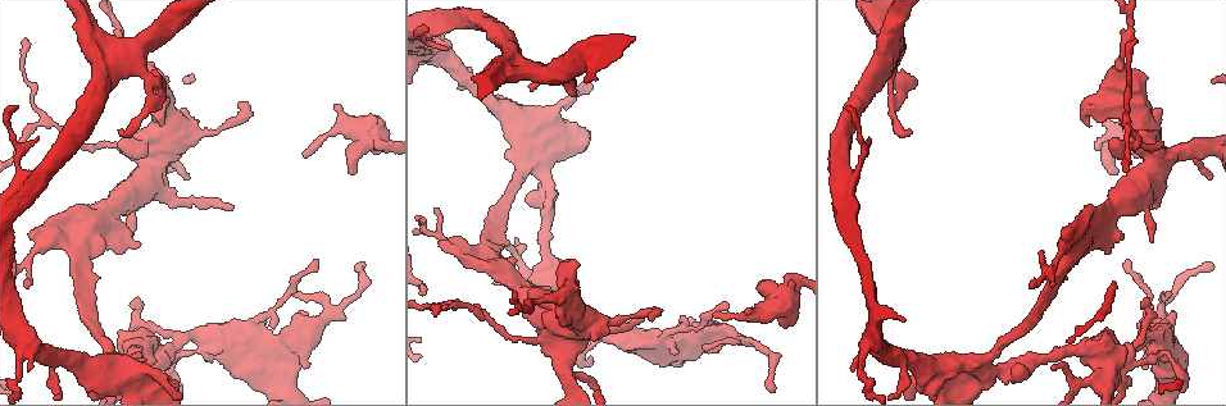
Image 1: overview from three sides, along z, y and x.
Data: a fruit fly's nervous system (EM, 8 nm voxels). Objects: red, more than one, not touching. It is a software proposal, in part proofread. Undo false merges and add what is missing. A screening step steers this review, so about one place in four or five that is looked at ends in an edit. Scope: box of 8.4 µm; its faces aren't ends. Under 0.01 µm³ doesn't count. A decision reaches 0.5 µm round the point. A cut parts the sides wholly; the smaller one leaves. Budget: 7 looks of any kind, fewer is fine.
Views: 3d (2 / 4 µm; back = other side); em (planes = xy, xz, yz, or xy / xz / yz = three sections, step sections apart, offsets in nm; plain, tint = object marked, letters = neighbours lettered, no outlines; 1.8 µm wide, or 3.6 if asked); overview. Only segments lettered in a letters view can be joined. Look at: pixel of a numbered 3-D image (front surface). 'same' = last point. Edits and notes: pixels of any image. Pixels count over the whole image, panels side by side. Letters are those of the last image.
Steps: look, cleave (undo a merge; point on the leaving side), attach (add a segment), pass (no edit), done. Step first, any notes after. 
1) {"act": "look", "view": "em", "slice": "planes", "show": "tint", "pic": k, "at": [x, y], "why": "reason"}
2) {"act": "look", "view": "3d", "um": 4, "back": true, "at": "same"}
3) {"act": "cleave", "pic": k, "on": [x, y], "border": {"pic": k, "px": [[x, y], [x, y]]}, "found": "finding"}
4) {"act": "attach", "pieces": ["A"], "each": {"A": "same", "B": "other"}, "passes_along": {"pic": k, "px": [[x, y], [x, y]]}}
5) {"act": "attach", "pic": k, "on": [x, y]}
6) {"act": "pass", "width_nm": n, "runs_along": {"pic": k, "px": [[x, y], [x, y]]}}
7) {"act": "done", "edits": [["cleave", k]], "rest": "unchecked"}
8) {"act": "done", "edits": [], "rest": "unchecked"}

{"act": "look", "view": "em", "slice": "planes", "show": "letters", "pic": 1, "at": [27, 341], "why": "sharp bend"}

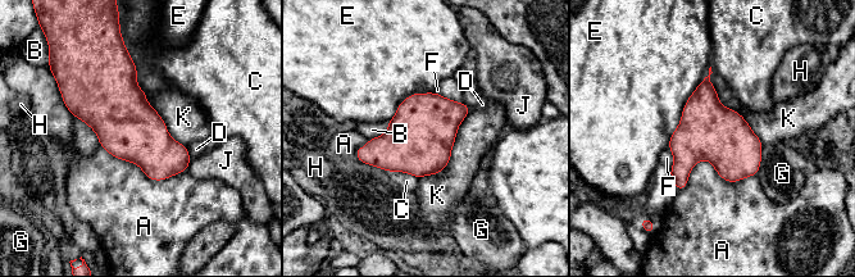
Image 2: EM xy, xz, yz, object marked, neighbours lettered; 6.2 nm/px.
{"act": "pass", "each": {"A": "other", "B": "other", "C": "other", "D": "other", "E": "other", "F": "other", "G": "other", "H": "other", "J": "other", "K": "other"}, "border": {"pic": 2, "px": [[471, 109], [449, 163], [419, 178]]}, "found": "continuous, no second neuron"}

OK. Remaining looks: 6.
{"act": "look", "view": "3d", "um": 4, "pic": 1, "at": [890, 83], "why": "a narrow waist"}

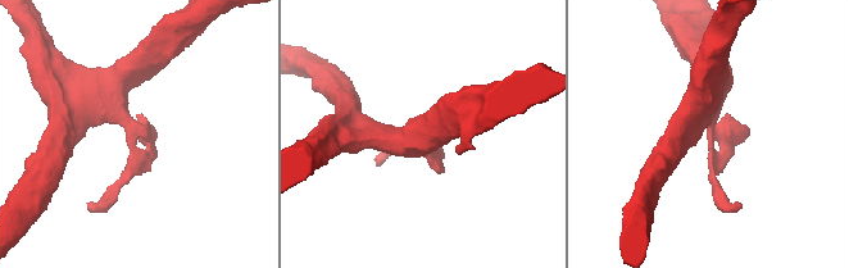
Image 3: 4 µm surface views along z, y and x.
{"act": "look", "view": "em", "slice": "planes", "show": "tint", "pic": 3, "at": [709, 130]}

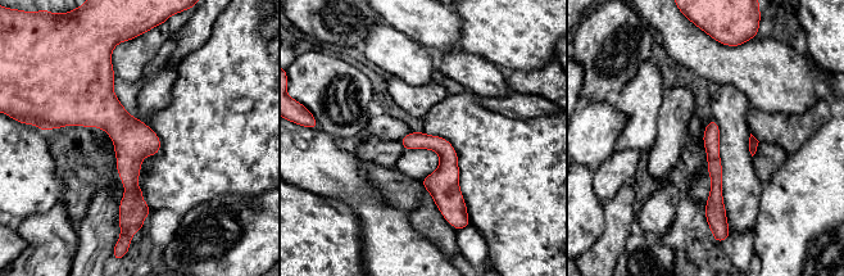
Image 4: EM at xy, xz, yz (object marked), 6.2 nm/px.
{"act": "look", "view": "em", "slice": "planes", "show": "letters", "at": "same"}

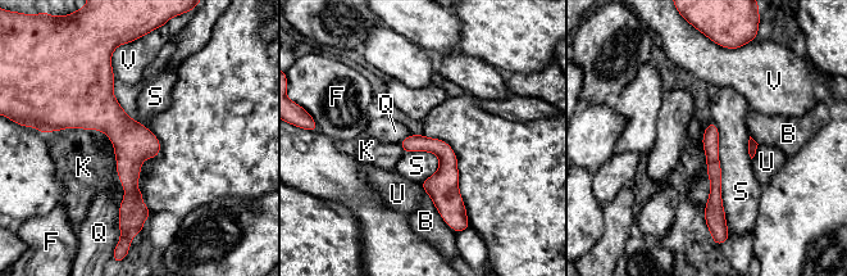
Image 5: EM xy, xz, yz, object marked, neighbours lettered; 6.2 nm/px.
{"act": "pass", "longest_contact_nm": ["S", 700], "each": {"B": "other", "F": "other", "K": "other", "Q": "other", "S": "other", "U": "other", "V": "other"}, "found": "one neuron here"}

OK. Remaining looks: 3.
{"act": "look", "view": "3d", "um": 2, "pic": 1, "at": [333, 104], "why": "stops while still wide"}

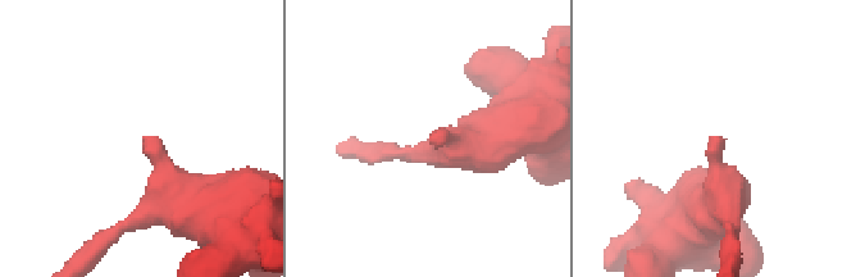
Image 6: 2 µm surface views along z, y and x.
{"act": "look", "view": "em", "slice": "yz", "step": 8, "show": "tint", "pic": 6, "at": [720, 139]}

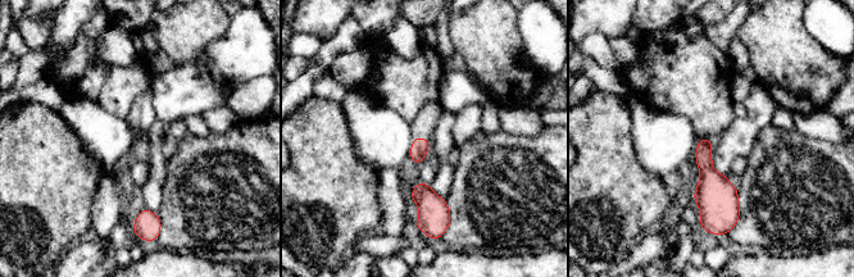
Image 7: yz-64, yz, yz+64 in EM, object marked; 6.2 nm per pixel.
{"act": "look", "view": "em", "slice": "planes", "show": "letters", "at": "same"}

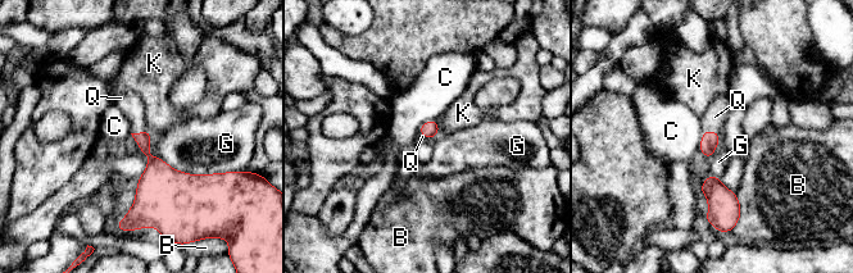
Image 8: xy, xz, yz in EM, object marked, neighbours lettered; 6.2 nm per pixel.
{"act": "attach", "pieces": ["Q"], "each": {"B": "other", "C": "other", "G": "other", "K": "other", "Q": "same"}, "passes_along": {"pic": 8, "px": [[155, 168], [139, 132], [131, 105]]}, "found": "the neuron continues"}

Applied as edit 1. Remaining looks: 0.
{"act": "done", "edits": [["attach", 8]], "rest": "unchecked"}

